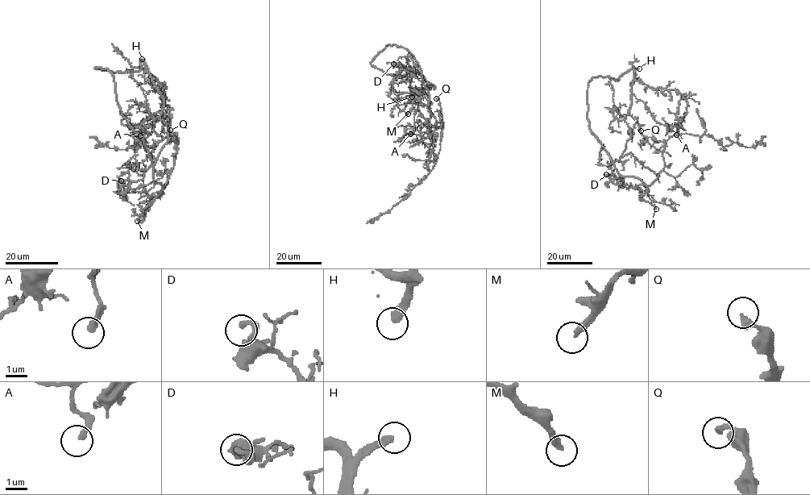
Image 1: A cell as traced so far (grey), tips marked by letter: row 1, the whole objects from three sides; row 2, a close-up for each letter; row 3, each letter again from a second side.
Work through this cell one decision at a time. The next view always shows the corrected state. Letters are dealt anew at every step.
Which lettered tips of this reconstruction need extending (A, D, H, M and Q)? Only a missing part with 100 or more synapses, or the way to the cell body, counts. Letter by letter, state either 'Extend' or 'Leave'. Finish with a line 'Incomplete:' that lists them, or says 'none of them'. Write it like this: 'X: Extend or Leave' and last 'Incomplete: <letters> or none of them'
A: Leave
D: Leave
H: Extend
M: Extend
Q: Leave
Incomplete: H, M

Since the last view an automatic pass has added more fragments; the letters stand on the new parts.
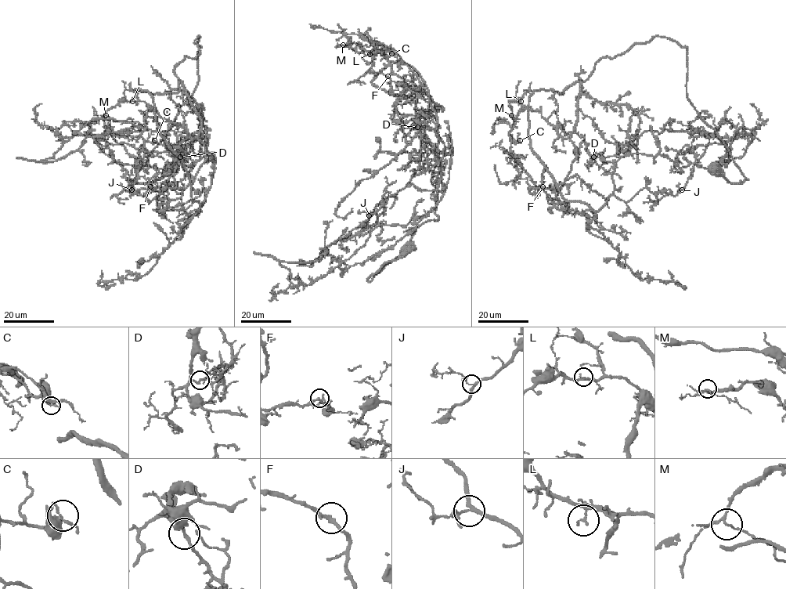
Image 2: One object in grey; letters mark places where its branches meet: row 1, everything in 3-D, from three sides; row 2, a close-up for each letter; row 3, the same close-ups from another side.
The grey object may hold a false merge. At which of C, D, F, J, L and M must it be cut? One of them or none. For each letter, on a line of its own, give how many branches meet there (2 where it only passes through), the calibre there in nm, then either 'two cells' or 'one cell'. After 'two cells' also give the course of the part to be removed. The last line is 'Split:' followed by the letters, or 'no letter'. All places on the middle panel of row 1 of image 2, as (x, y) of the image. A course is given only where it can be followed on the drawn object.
C: 3 branches meet; 120 nm thick; one cell
D: 3 branches meet; 130 nm thick; two cells; foreign part runs (418, 127), (418, 168), (358, 232), (315, 261), (279, 263), (310, 284), (373, 229), (405, 225), (423, 199)
F: 3 branches meet; 160 nm thick; one cell
J: 3 branches meet; 190 nm thick; one cell
L: 3 branches meet; 120 nm thick; one cell
M: 3 branches meet; 110 nm thick; one cell
Split: D

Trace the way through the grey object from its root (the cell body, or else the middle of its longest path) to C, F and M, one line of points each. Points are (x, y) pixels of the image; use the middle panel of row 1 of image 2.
C: (408, 248), (367, 280), (438, 218), (416, 98), (372, 83), (391, 63), (378, 43), (391, 53)
F: (408, 248), (367, 280), (438, 218), (416, 98), (372, 83), (391, 63), (379, 42), (370, 69), (387, 76)
M: (408, 248), (367, 280), (438, 219), (437, 155), (412, 127), (416, 98), (372, 83), (387, 59), (343, 45)

